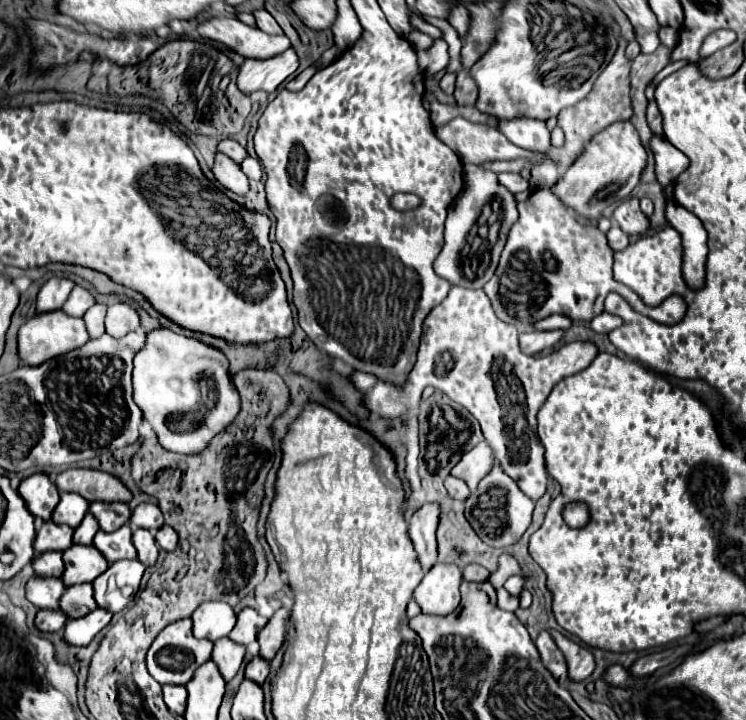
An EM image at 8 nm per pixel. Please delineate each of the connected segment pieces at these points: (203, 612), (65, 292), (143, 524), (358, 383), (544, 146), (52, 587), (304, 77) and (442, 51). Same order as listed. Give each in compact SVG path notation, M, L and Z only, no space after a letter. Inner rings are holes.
M202 602L192 614L194 636L206 640L220 640L236 626L236 612L226 602Z
M50 278L38 294L36 310L38 312L60 310L64 306L64 302L68 300L72 288L74 288L74 282L68 280L68 278Z
M144 502L144 504L138 504L130 516L130 522L138 528L146 528L146 530L158 530L162 524L164 524L164 518L162 518L162 512L156 504L150 504L150 502Z
M350 372L350 374L346 374L346 378L352 382L352 386L358 392L366 392L368 388L372 388L376 384L376 378L370 374L364 374L364 372Z
M516 118L516 120L500 120L500 130L510 142L518 144L518 148L526 148L532 152L548 152L550 150L550 132L546 122Z
M32 576L26 584L26 598L40 610L50 608L56 610L58 608L58 600L64 592L64 584L60 578L40 578L40 576Z
M312 66L312 68L302 70L296 78L292 78L292 80L286 84L286 90L290 90L290 92L298 92L298 90L302 90L302 88L304 88L304 84L314 76L314 72L316 72L316 68L314 68L314 66Z
M436 40L436 48L430 50L430 72L440 72L448 66L448 44L444 40Z

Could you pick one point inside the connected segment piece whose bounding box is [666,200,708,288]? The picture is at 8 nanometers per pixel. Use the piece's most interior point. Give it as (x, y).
(694, 236)

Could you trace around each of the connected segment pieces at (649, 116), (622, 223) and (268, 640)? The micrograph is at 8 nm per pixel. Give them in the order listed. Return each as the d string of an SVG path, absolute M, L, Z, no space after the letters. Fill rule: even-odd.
M650 100L646 108L646 120L650 130L658 136L662 136L662 114L658 109L655 100Z
M628 198L624 200L616 210L614 210L614 220L626 234L644 234L650 226L648 216L640 210L638 198Z
M288 608L276 610L274 616L268 620L268 624L260 630L258 642L260 642L260 654L262 654L262 658L272 660L276 656L276 652L280 650L280 646L284 644L288 614L290 614Z

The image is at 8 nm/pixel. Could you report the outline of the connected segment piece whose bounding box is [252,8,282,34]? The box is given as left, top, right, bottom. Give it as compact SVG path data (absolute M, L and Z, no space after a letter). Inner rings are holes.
M264 8L254 10L252 14L254 14L254 18L256 18L256 26L258 26L262 32L266 32L266 34L280 34L280 32L282 32L282 28L278 26L278 22L276 22Z

